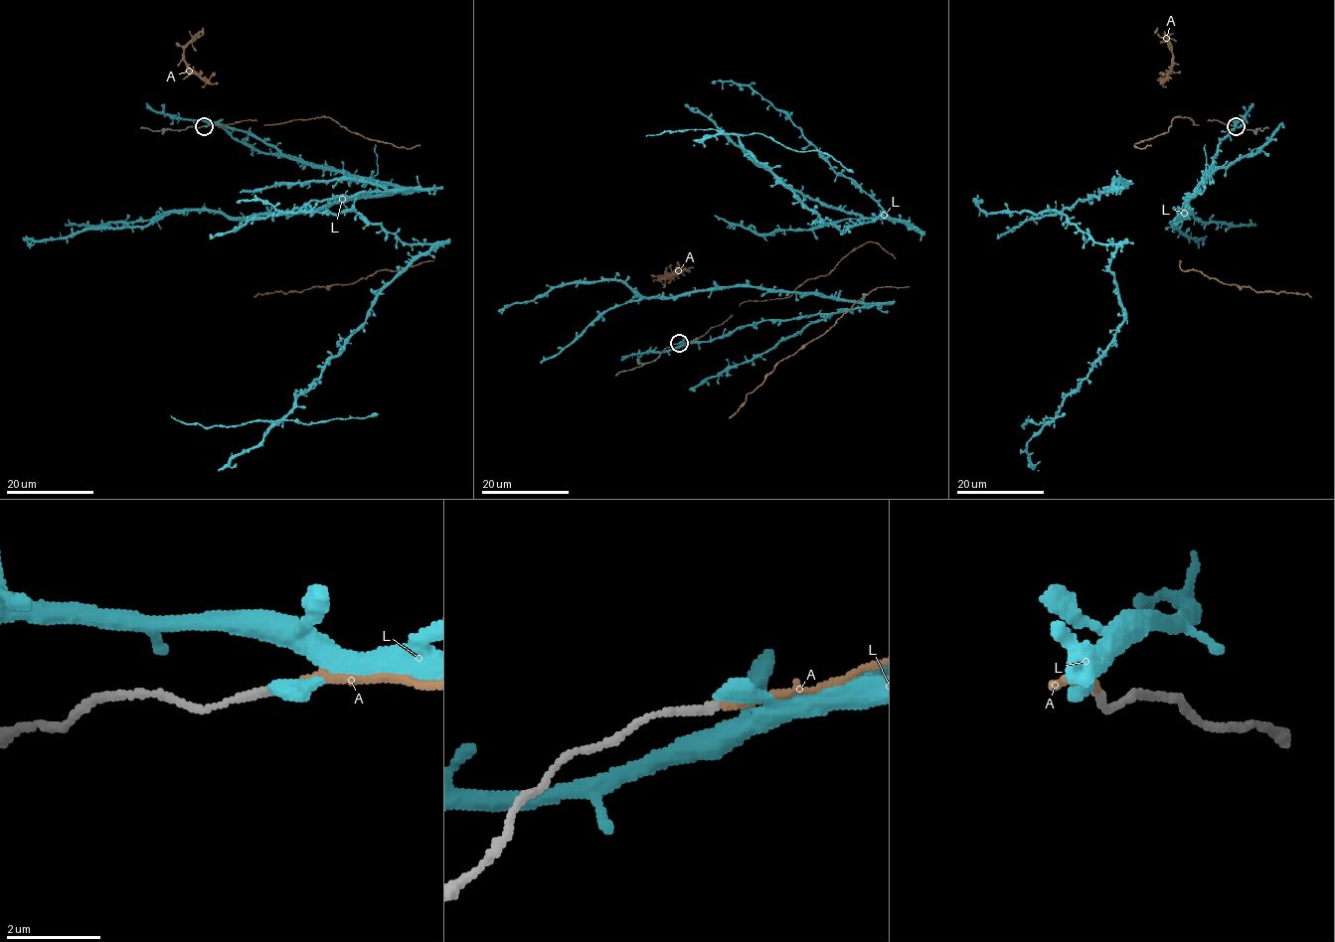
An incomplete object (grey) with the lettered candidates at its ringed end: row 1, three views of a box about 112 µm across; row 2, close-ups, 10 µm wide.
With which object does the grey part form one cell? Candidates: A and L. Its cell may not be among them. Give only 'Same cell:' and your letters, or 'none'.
Same cell: A

